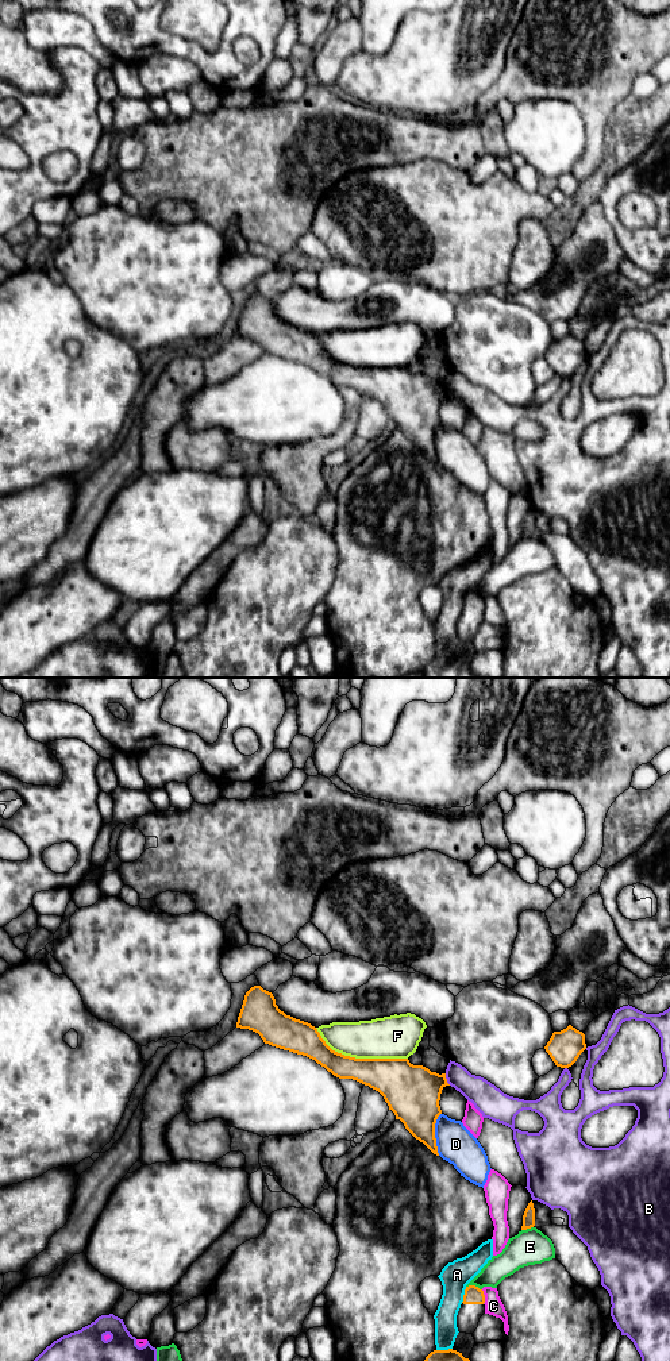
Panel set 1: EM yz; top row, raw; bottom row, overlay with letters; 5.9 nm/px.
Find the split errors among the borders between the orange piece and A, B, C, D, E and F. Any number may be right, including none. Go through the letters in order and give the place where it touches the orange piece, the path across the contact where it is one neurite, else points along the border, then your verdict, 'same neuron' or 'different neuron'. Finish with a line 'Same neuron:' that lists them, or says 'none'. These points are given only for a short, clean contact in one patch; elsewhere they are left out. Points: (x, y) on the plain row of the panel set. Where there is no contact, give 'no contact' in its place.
A: meets orange in yz at (464, 604); different neuron
B: meets orange in yz at (446, 388); different neuron
C: meets orange in yz at (484, 605); different neuron
D: meets orange in yz at (434, 443); different neuron
E: meets orange in yz at (474, 594); different neuron
F: meets orange in yz at (359, 367); different neuron
Same neuron: none

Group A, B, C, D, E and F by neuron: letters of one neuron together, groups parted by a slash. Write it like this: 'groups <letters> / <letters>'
groups A / B / C / D / E / F

